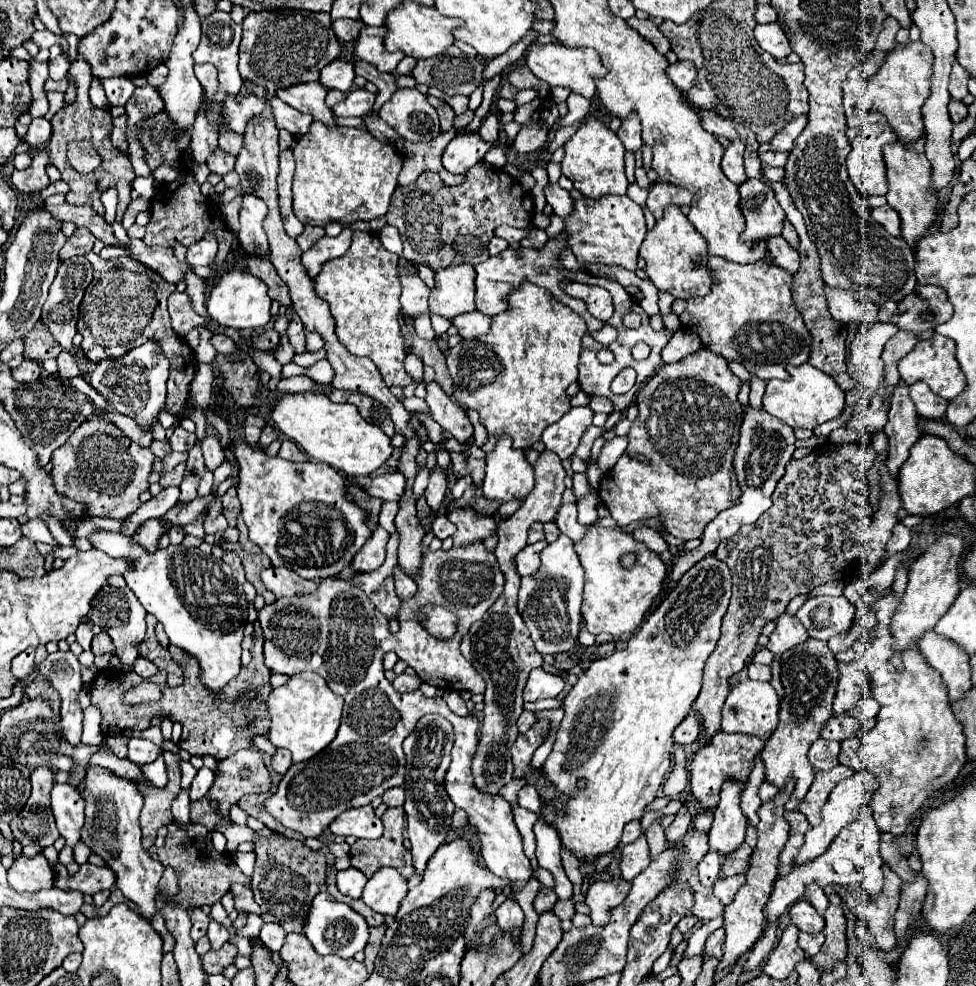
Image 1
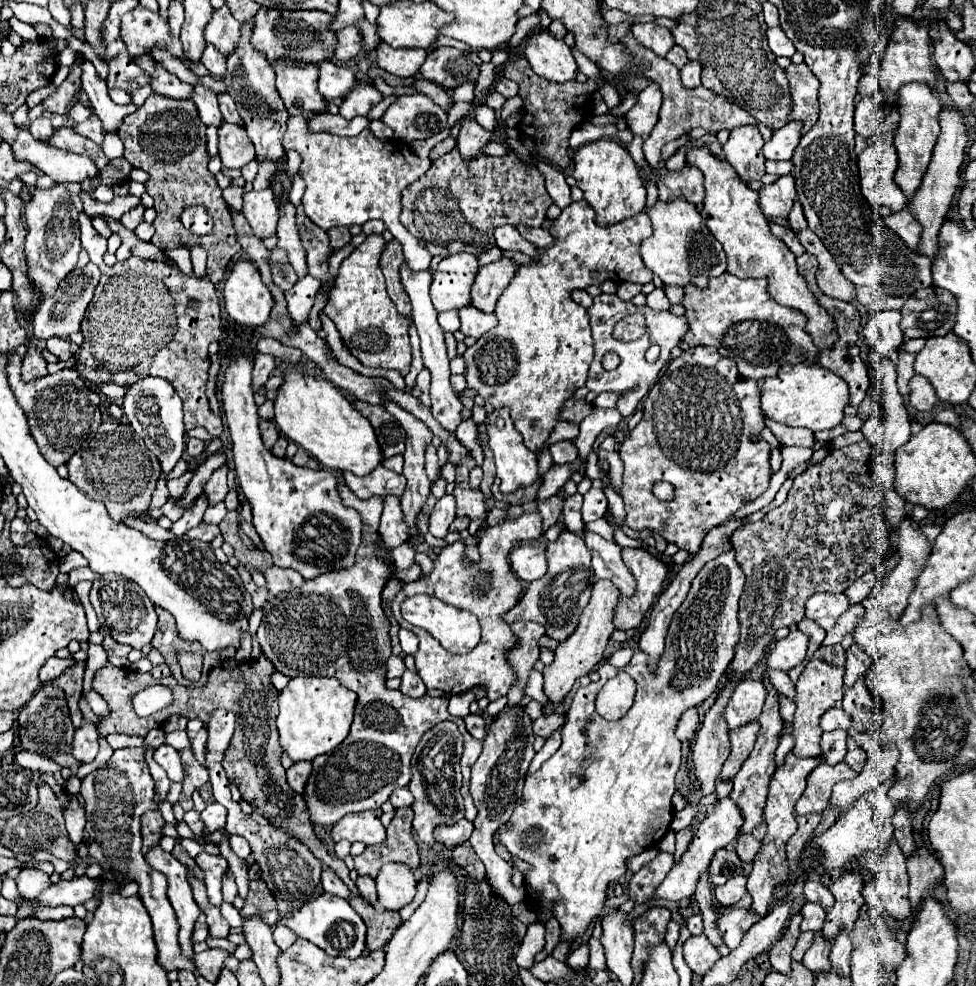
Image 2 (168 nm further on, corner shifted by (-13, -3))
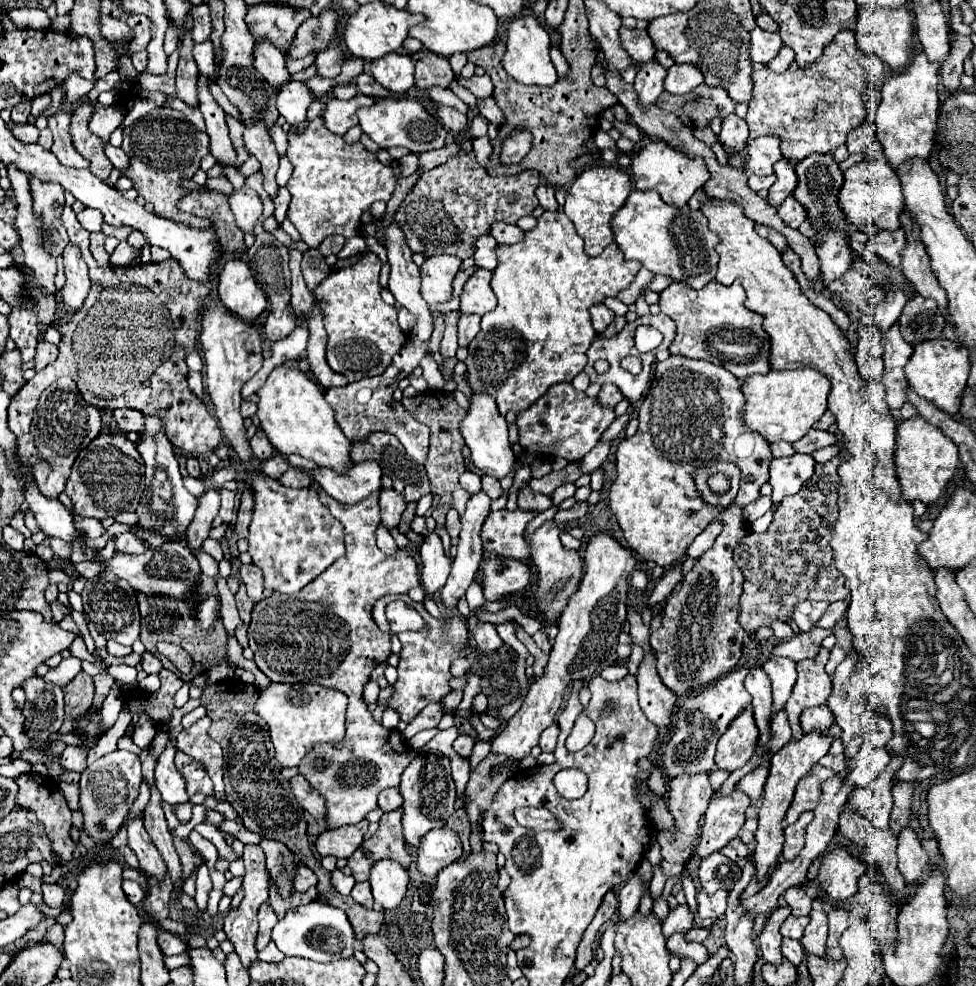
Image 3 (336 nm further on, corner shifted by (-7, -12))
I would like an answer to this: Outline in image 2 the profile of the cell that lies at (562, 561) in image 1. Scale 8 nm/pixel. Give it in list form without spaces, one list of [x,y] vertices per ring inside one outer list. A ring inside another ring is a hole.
[[[563,530],[555,542],[547,544],[547,562],[549,562],[547,574],[541,580],[529,584],[523,598],[515,604],[515,608],[509,610],[509,614],[505,614],[505,620],[509,624],[517,620],[539,622],[547,630],[547,636],[551,636],[557,642],[563,642],[575,632],[583,606],[587,606],[591,598],[591,590],[595,584],[591,554],[581,536]]]

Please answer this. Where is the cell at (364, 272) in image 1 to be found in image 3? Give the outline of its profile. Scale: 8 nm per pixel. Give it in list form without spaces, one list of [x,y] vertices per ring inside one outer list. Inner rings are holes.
[[[365,253],[355,265],[333,269],[315,289],[315,299],[321,305],[321,315],[327,331],[327,365],[349,379],[349,383],[363,377],[383,373],[395,351],[399,351],[409,335],[397,323],[397,309],[381,299],[379,285],[381,261],[375,253]]]

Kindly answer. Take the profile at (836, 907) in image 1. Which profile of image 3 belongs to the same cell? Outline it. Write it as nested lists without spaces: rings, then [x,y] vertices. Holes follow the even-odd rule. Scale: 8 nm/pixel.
[[[835,847],[823,855],[819,867],[819,883],[823,887],[825,899],[831,903],[847,901],[857,893],[857,883],[865,869],[865,861],[861,857],[853,857],[847,847]]]

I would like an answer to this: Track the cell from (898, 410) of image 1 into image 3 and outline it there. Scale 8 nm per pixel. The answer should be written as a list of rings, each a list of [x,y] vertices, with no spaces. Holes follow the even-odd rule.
[[[899,323],[891,325],[887,333],[883,333],[883,363],[887,369],[903,367],[911,357],[913,347],[899,333]]]

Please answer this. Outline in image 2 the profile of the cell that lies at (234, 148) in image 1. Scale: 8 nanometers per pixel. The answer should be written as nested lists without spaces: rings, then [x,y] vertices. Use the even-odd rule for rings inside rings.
[[[227,6],[213,12],[209,26],[205,28],[207,44],[213,44],[221,54],[229,56],[241,40],[241,22],[233,18]]]

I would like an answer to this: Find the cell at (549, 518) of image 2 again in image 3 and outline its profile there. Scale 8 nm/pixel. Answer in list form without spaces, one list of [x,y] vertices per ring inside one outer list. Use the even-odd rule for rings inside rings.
[[[525,483],[521,489],[519,489],[519,495],[517,495],[517,505],[521,509],[531,509],[531,511],[545,511],[547,507],[551,507],[551,499],[543,493],[533,493],[529,489],[529,485]]]

